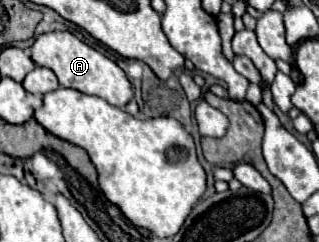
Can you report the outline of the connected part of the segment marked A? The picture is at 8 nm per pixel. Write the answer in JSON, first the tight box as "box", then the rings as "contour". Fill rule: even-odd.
{"box":[31,32,133,108],"contour":[[[47,32],[47,34],[37,36],[35,44],[31,46],[31,58],[35,64],[51,68],[57,74],[59,84],[65,88],[73,88],[73,90],[79,90],[91,96],[99,96],[119,108],[125,106],[133,98],[131,82],[127,80],[125,72],[113,60],[109,60],[95,48],[87,46],[85,42],[81,42],[71,32]]]}

